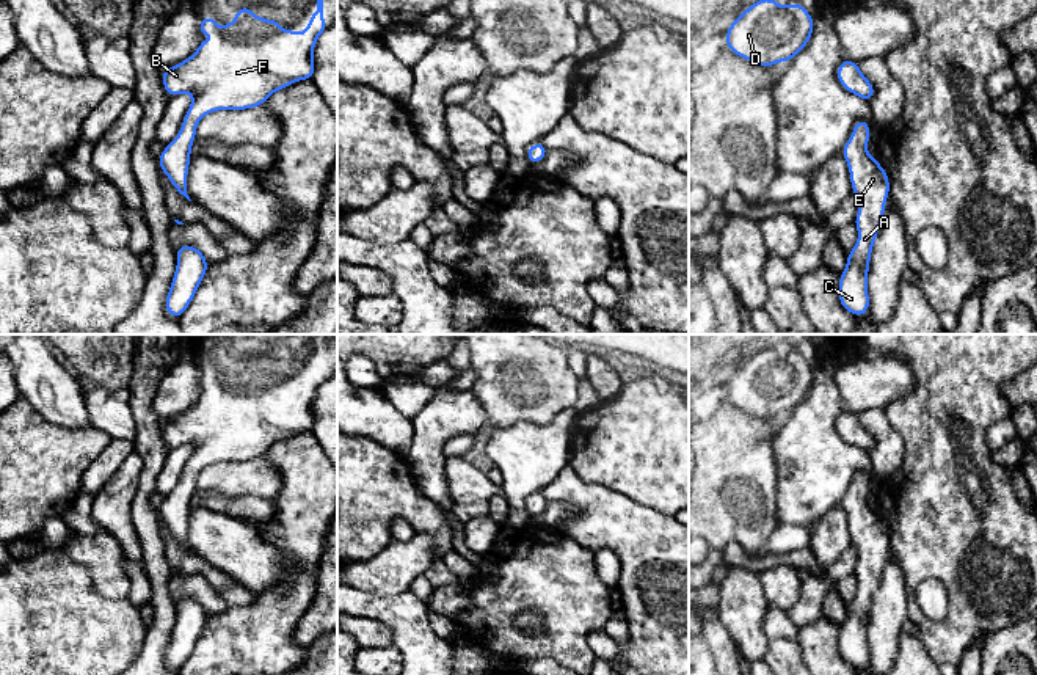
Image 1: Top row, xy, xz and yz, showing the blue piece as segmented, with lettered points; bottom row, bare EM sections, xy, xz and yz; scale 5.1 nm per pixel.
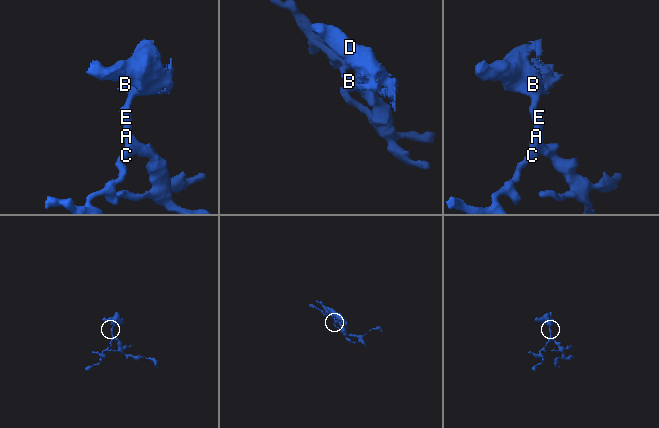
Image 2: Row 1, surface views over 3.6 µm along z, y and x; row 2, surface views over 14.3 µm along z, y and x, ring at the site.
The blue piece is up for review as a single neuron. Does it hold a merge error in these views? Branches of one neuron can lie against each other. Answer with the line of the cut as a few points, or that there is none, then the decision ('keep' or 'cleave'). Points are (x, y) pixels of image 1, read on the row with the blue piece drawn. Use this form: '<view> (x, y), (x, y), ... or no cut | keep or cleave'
no cut | keep

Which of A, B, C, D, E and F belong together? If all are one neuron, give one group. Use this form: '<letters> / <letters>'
A B C D E F

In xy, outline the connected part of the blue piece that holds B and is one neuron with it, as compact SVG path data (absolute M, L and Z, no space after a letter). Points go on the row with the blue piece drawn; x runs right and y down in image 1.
M317 0L303 36L297 30L282 30L278 17L271 22L257 17L246 5L235 11L232 24L223 24L218 30L216 22L216 17L202 16L201 38L215 30L216 39L201 41L191 57L162 72L169 97L193 96L179 135L158 157L160 170L188 201L190 152L201 118L218 110L260 107L273 93L298 80L312 80L315 42L329 27L323 20L323 0Z

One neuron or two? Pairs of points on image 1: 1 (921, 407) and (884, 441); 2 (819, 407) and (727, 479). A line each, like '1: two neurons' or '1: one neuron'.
1: two neurons
2: two neurons

